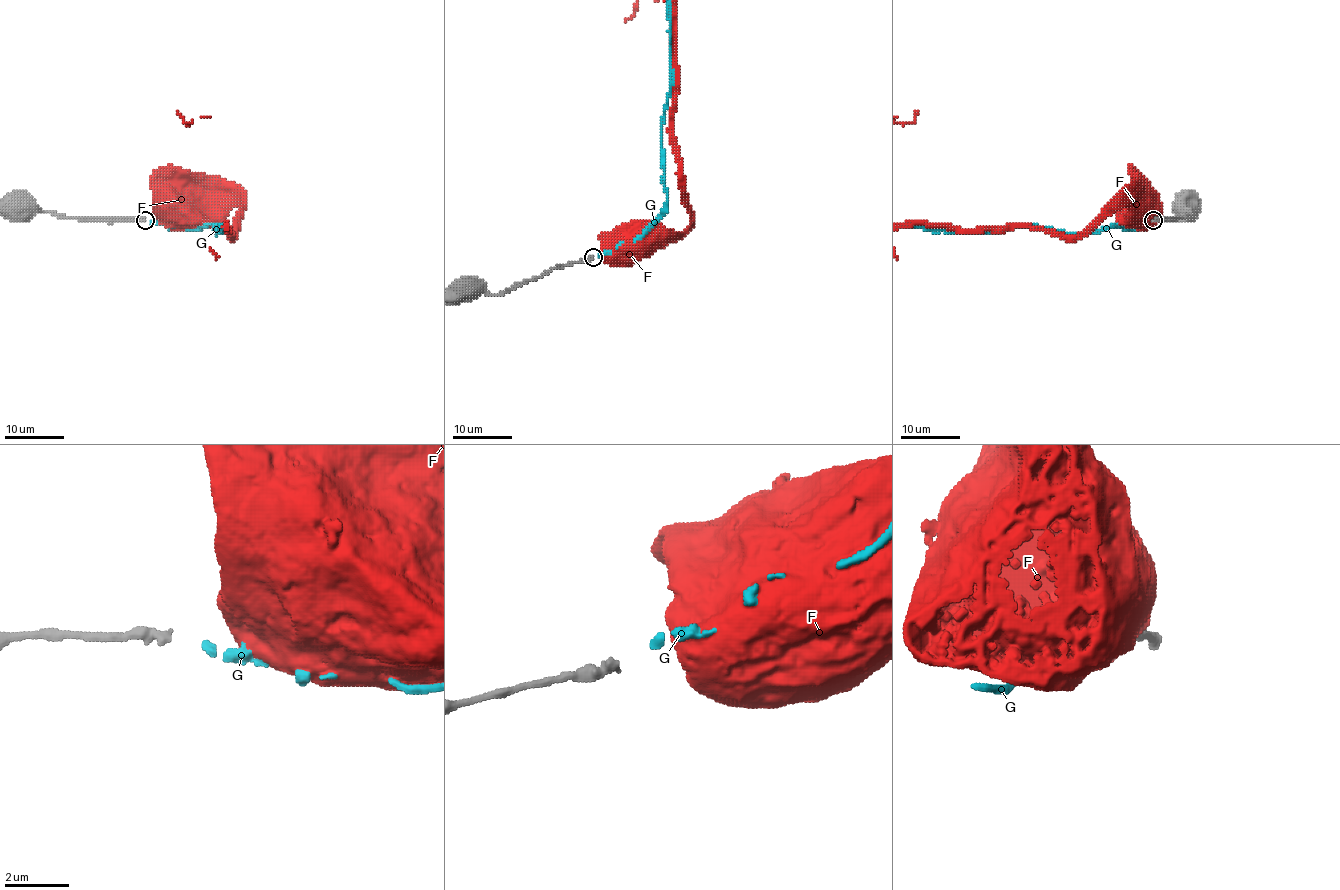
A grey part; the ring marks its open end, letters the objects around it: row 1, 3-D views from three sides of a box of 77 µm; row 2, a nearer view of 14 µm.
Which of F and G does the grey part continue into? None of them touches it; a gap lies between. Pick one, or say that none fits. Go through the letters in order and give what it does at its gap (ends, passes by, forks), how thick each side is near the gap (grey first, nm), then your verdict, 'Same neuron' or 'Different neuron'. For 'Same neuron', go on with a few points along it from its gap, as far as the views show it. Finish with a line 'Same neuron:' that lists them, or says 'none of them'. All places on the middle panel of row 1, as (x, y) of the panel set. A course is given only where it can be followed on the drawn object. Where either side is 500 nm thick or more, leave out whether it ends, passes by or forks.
F: Thickness 320 nm (grey) against 700 nm. Different neuron
G: It ends there. Thickness 320 nm (grey) against 200 nm. Same neuron
Same neuron: G

